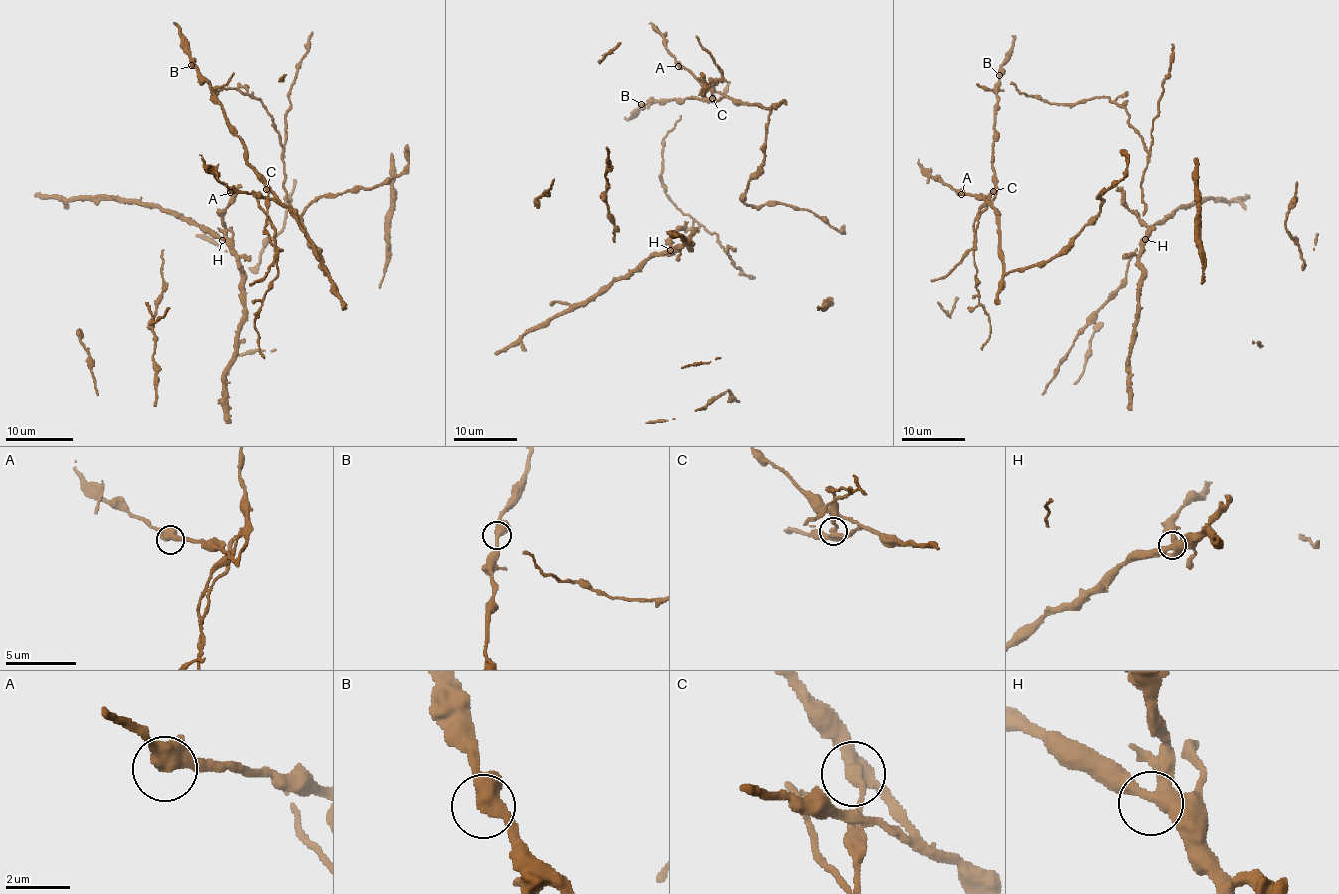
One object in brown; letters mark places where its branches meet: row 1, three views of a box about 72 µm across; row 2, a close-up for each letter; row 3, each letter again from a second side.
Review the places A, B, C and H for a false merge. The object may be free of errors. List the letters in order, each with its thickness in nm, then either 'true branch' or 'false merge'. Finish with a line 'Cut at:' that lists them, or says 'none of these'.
A: 400 nm | true branch
B: 400 nm | true branch
C: 360 nm | false merge
H: 400 nm | true branch
Cut at: C

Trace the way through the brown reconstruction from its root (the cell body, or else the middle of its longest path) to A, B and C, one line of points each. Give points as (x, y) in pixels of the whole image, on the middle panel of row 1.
A: (671, 99), (710, 99), (713, 96), (686, 69), (678, 66)
B: (671, 99), (641, 104)
C: (671, 99), (711, 98)

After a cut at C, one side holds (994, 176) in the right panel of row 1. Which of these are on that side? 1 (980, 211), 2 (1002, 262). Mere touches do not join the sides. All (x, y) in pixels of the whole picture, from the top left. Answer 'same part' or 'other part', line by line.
1: other part
2: same part

